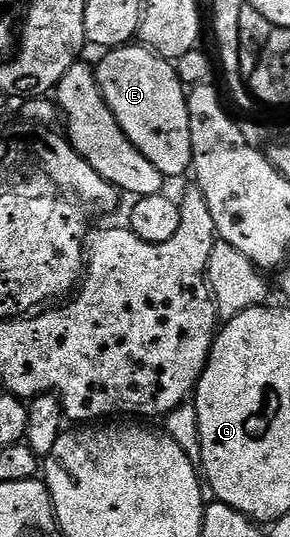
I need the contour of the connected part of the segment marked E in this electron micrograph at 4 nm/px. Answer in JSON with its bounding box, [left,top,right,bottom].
[95,43,192,179]

